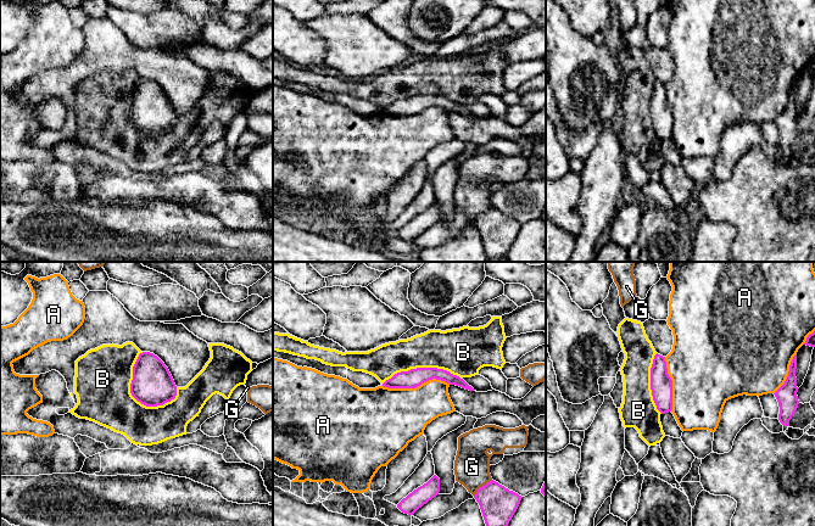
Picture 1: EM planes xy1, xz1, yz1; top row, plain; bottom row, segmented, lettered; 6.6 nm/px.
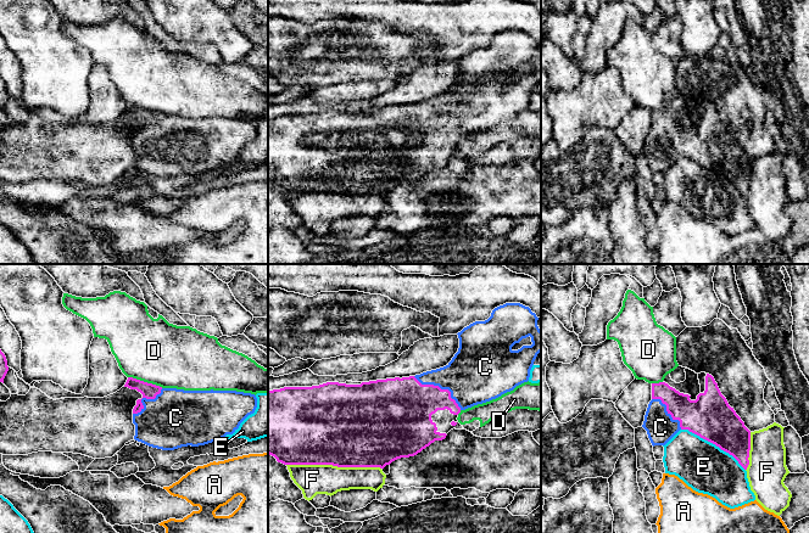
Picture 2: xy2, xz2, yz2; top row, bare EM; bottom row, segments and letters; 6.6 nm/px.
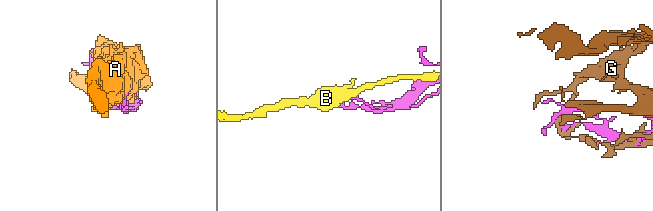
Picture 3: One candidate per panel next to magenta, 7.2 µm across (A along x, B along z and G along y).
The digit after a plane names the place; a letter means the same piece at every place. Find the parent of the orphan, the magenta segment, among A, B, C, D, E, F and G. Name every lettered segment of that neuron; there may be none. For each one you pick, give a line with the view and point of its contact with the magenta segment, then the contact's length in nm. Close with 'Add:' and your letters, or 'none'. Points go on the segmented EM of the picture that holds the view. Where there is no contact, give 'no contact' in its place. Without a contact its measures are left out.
C: xz2 (439, 387) | 380 nm
Add: C

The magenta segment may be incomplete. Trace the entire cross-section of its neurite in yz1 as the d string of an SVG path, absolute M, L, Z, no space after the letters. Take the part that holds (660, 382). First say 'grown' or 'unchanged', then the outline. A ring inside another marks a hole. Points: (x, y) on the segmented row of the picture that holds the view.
unchanged; M655 354L651 368L651 390L657 409L662 413L672 410L672 380L668 374L665 357Z

